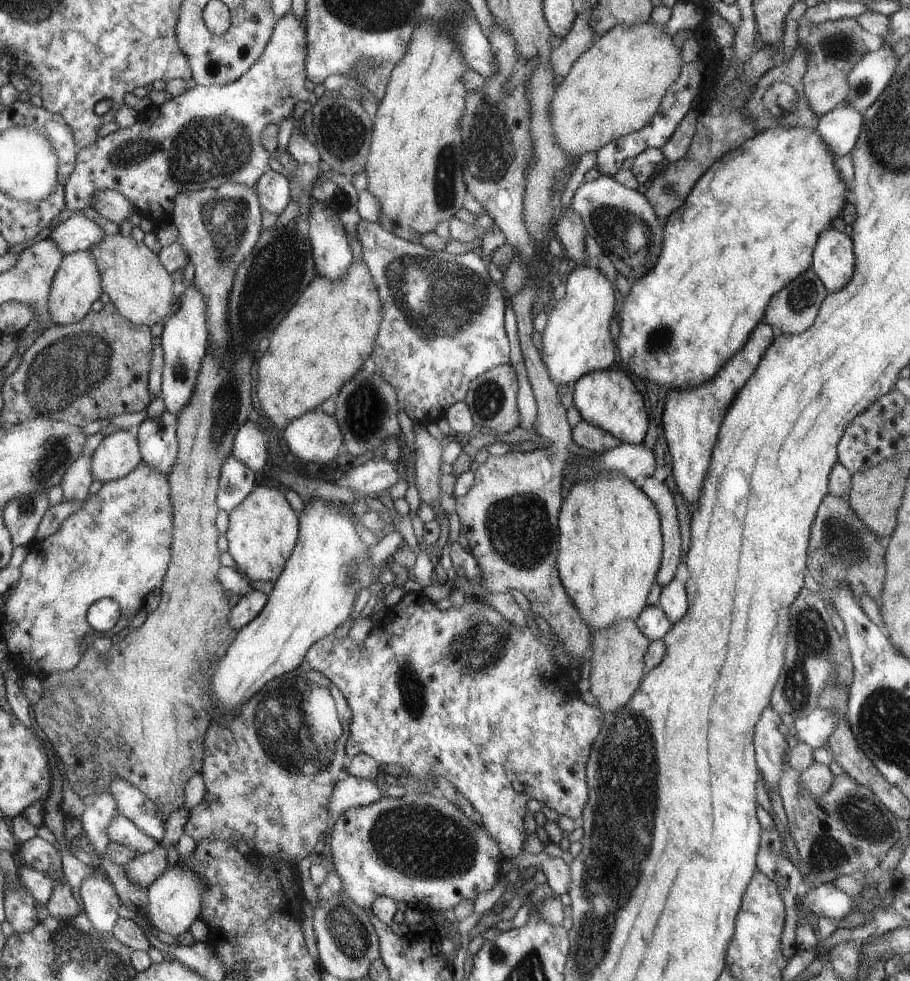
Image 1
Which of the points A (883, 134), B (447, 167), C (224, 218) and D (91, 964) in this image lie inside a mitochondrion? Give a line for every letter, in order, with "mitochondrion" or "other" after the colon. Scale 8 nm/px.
A: mitochondrion
B: mitochondrion
C: mitochondrion
D: mitochondrion

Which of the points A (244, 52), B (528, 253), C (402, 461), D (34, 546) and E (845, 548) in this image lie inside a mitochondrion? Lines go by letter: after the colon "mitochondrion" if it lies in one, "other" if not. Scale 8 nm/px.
A: other
B: other
C: other
D: other
E: mitochondrion

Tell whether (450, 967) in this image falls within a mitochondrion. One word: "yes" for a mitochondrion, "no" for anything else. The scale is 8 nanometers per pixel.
no

